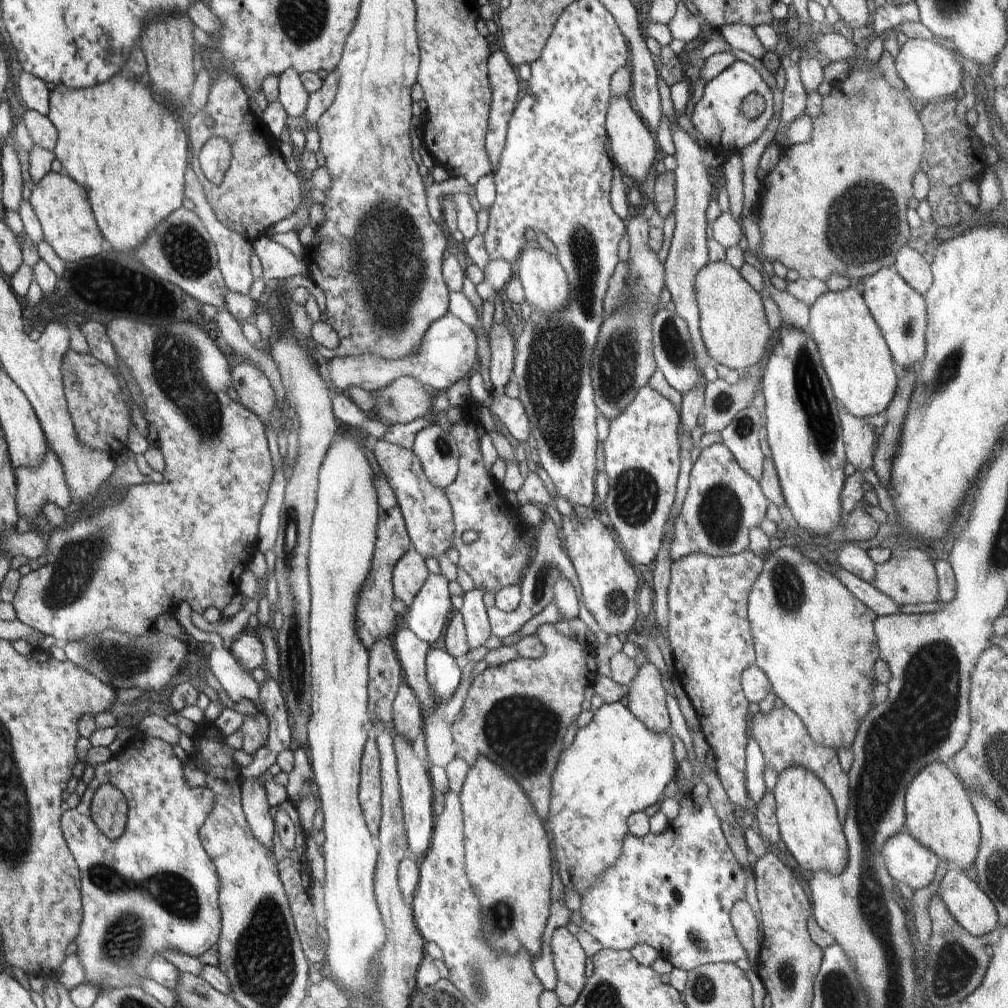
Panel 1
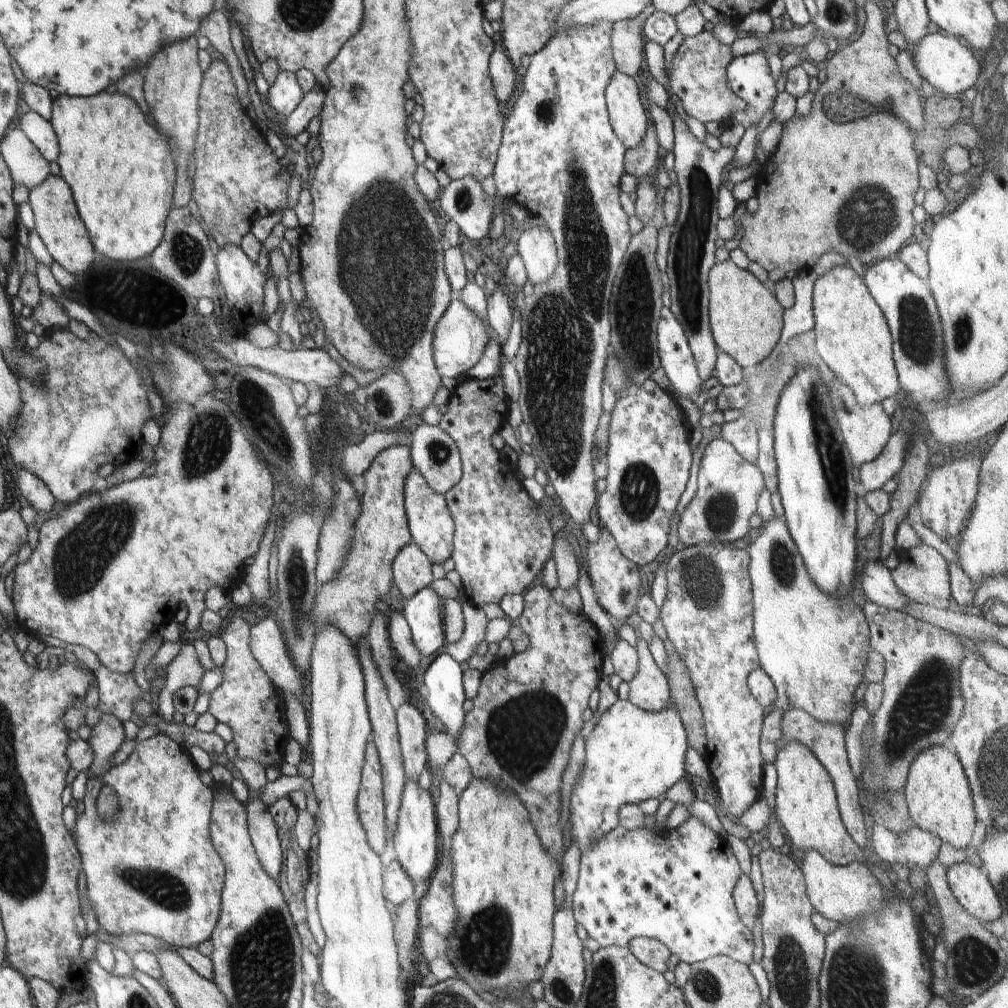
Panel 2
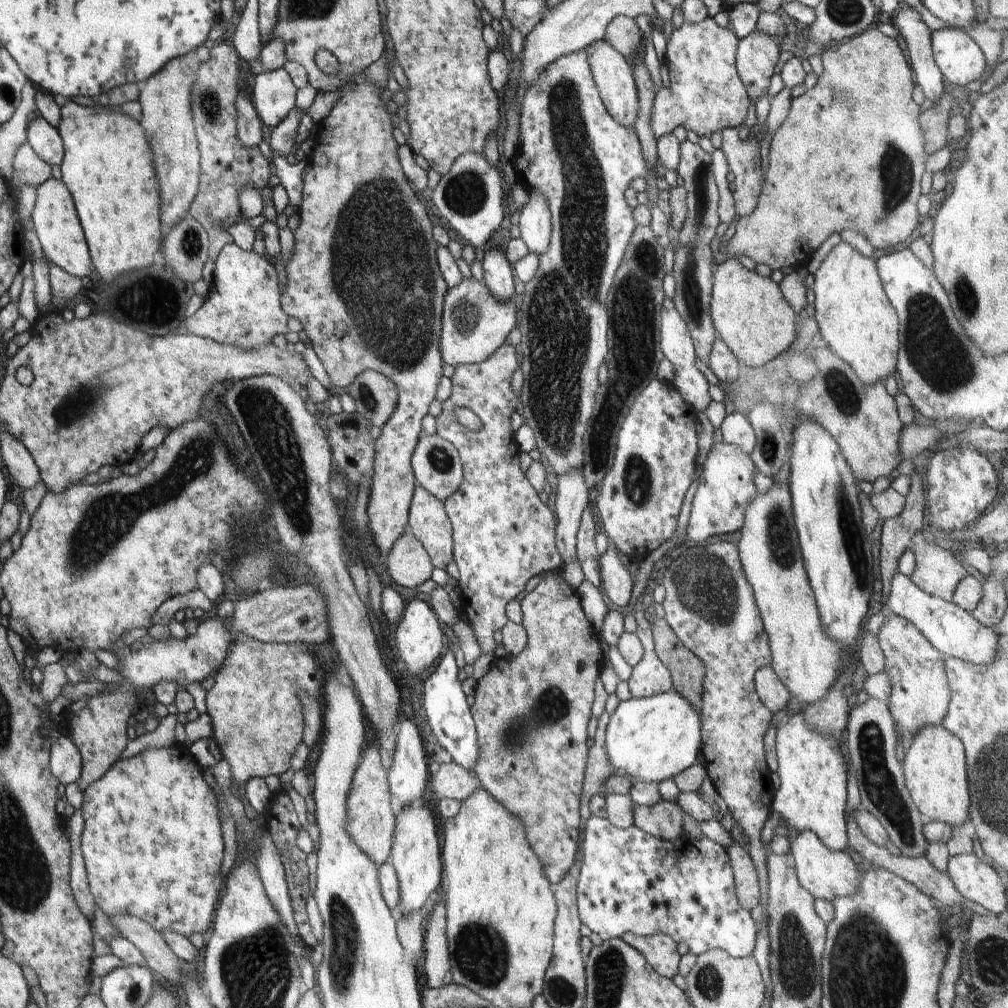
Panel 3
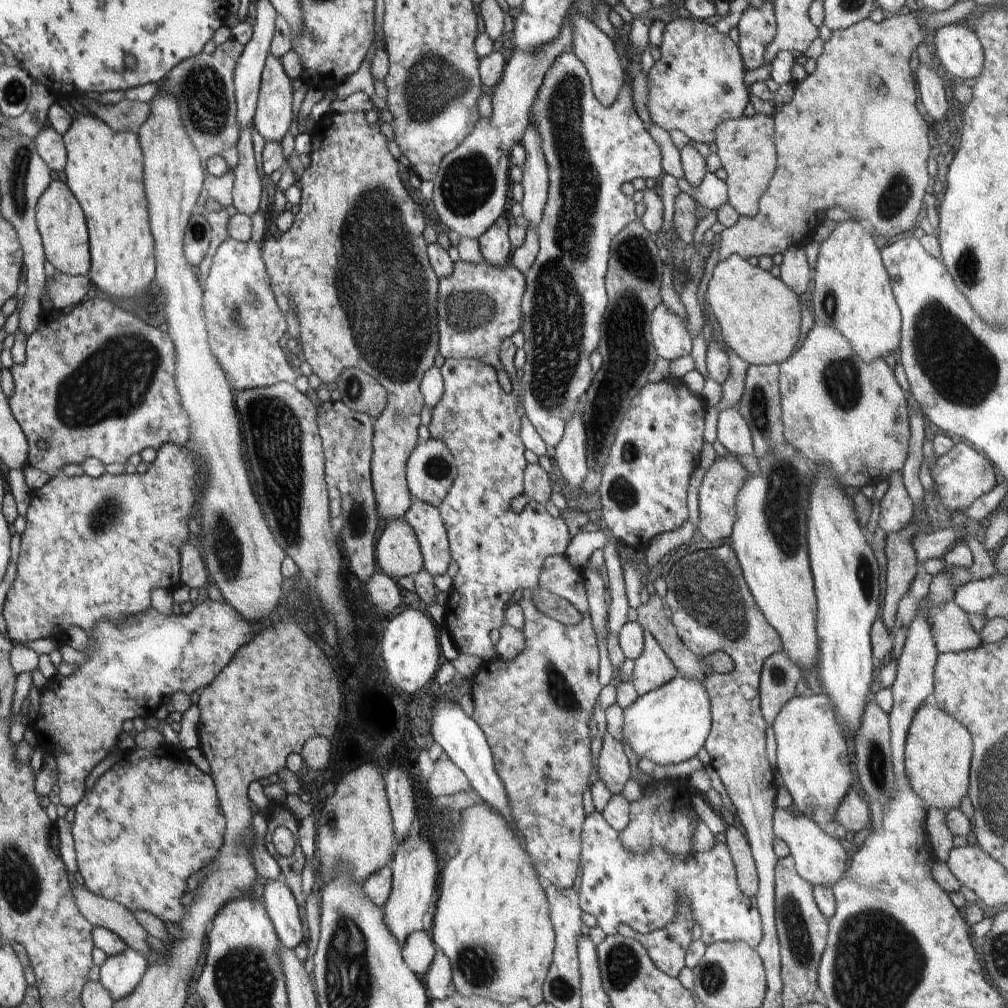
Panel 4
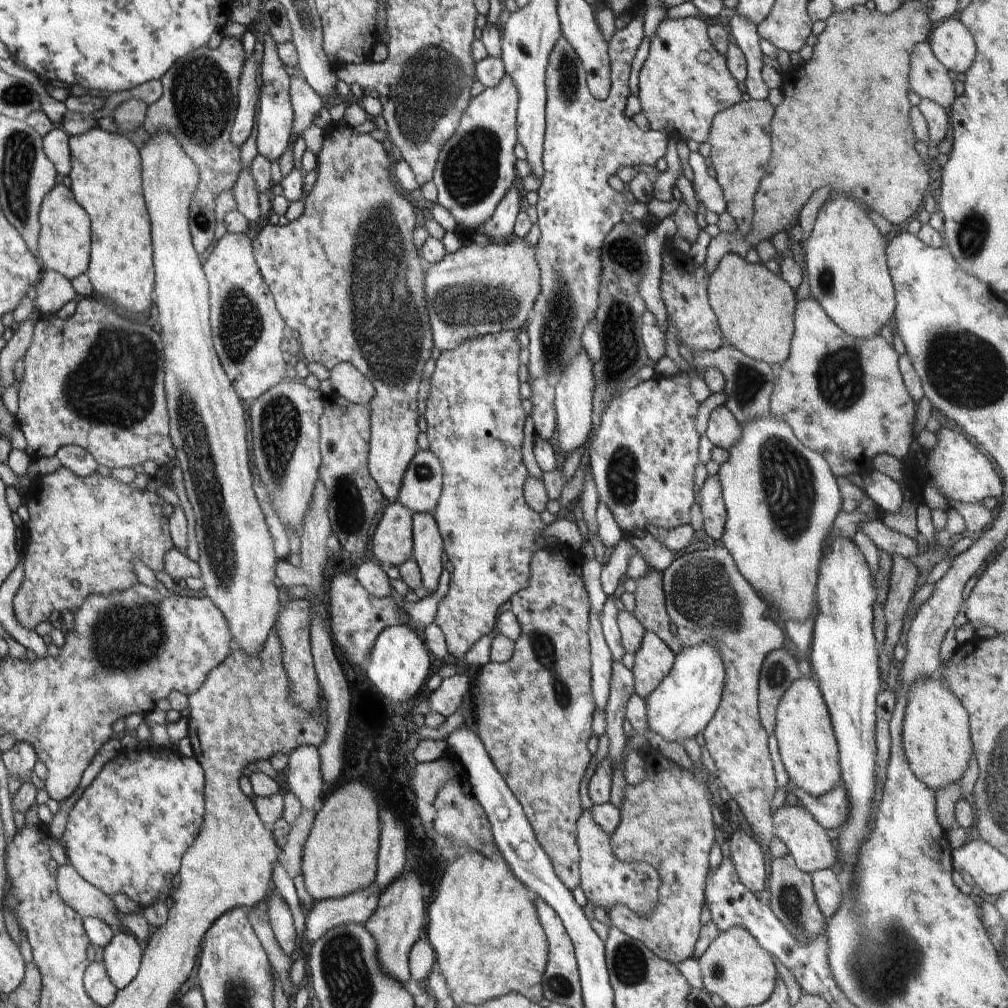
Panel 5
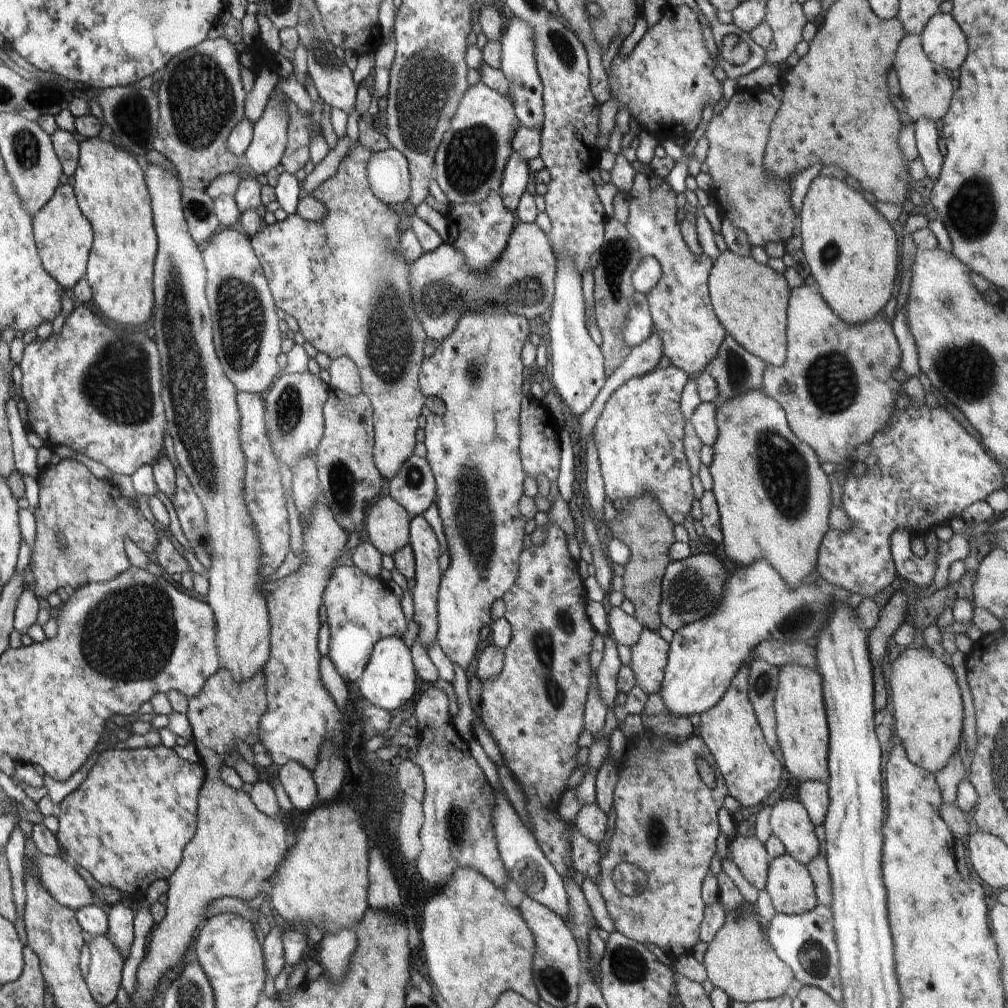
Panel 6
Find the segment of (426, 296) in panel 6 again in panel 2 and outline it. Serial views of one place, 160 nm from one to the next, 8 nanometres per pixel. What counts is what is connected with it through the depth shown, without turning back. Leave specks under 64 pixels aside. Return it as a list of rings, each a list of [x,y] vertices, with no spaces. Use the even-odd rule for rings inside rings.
[[[453,295],[446,312],[440,317],[434,329],[433,359],[441,378],[456,379],[460,374],[466,375],[482,358],[490,337],[494,335],[489,324],[485,325],[456,295]]]

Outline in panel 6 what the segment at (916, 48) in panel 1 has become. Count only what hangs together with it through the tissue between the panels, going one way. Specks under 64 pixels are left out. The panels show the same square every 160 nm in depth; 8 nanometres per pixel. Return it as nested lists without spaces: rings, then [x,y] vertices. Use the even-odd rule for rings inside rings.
[[[934,14],[926,22],[920,38],[926,58],[946,70],[954,71],[966,60],[966,36],[949,14]]]

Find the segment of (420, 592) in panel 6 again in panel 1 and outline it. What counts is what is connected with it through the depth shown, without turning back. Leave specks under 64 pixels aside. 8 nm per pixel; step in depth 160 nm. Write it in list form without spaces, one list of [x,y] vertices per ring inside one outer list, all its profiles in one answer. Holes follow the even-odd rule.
[[[385,438],[372,441],[371,444],[374,458],[396,497],[413,548],[425,559],[437,559],[451,548],[455,529],[449,498],[440,487],[433,485],[427,479],[420,459],[412,449],[392,444]]]

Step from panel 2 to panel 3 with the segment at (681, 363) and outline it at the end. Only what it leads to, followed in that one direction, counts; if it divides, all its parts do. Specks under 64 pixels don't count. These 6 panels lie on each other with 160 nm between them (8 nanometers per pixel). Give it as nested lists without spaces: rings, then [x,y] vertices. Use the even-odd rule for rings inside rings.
[[[665,297],[661,306],[661,351],[665,358],[672,362],[674,366],[675,377],[673,384],[680,396],[689,402],[697,412],[704,412],[711,403],[710,395],[708,394],[708,381],[706,377],[696,367],[696,353],[690,336],[690,331],[687,329],[684,319],[678,314],[675,309],[673,299]]]

